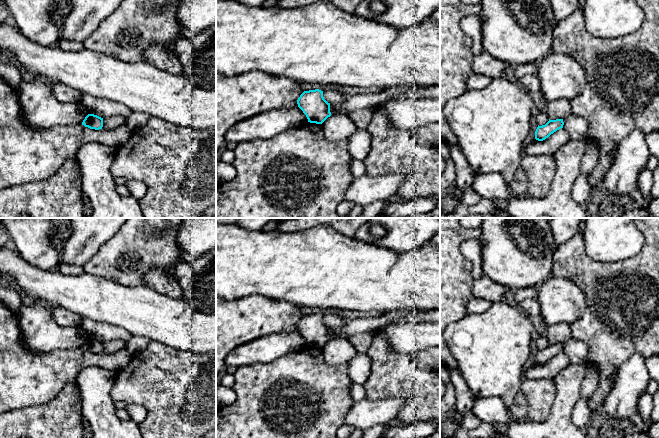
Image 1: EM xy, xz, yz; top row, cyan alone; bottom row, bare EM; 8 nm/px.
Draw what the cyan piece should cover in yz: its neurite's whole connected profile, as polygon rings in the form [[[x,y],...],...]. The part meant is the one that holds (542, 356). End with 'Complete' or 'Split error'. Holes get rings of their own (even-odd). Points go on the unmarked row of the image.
[[[563,343],[550,344],[542,350],[537,351],[535,355],[535,363],[538,365],[543,365],[548,362],[551,358],[557,354],[563,352]]]. Complete

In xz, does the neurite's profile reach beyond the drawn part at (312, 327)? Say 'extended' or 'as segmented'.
as segmented

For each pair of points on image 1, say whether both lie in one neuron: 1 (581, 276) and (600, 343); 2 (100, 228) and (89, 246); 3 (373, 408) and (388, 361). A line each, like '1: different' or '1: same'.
1: same
2: same
3: different

